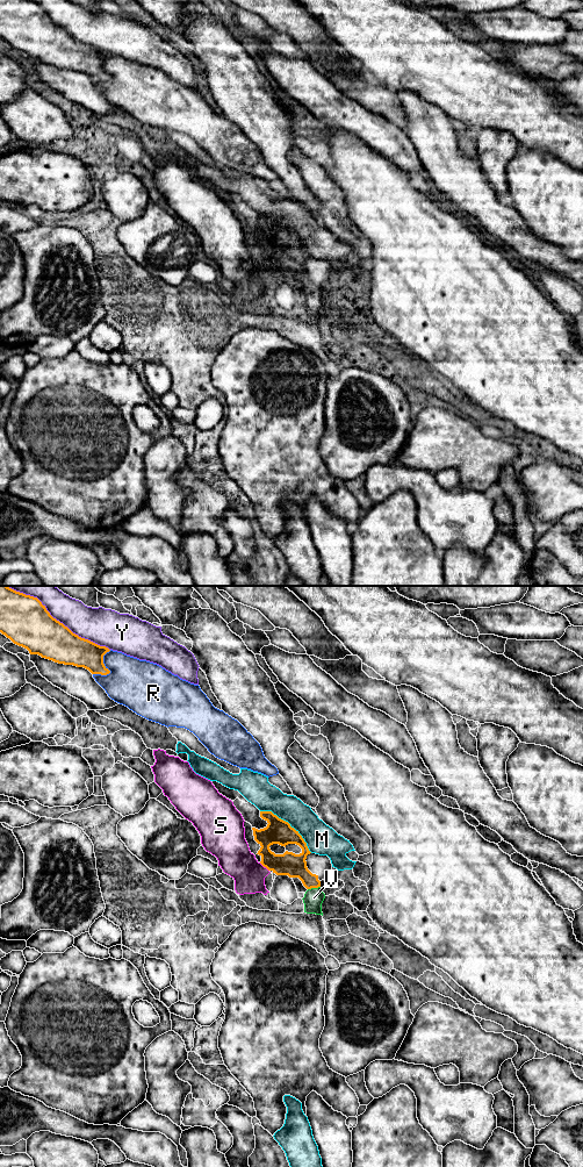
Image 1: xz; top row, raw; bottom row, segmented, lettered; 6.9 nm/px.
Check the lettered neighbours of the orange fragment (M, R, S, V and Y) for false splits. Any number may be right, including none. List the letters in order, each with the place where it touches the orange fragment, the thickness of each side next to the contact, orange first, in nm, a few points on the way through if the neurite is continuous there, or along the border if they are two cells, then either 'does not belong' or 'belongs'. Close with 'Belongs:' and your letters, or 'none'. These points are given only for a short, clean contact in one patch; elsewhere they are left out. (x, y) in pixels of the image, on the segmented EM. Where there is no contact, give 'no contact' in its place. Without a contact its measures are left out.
M: contact xz (289, 824); calibres 180 and 200 nm; does not belong
R: contact xz (107, 668); calibres 200 and 340 nm; does not belong
S: contact xz (264, 866); calibres 160 and 240 nm; does not belong
V: contact xz (314, 887); calibres 160 and 140 nm; way xz (289, 864), (314, 887), (314, 897); belongs
Y: contact xz (56, 620); calibres 320 and 220 nm; does not belong
Belongs: V

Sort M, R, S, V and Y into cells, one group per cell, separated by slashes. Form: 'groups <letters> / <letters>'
groups M / R / S / V / Y

